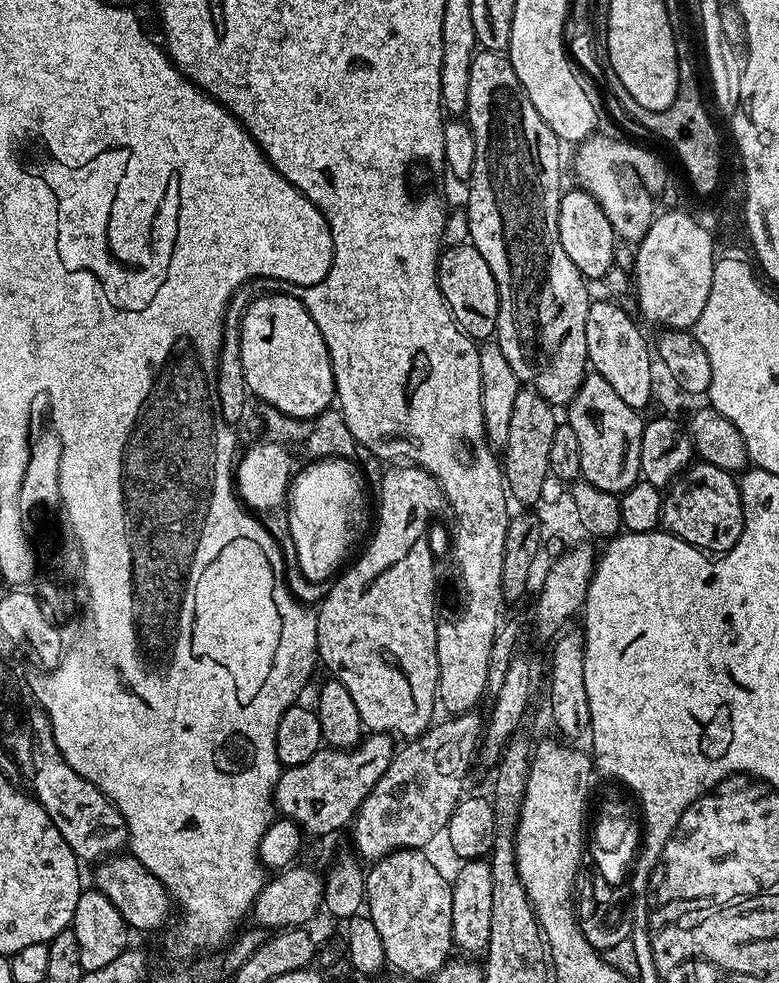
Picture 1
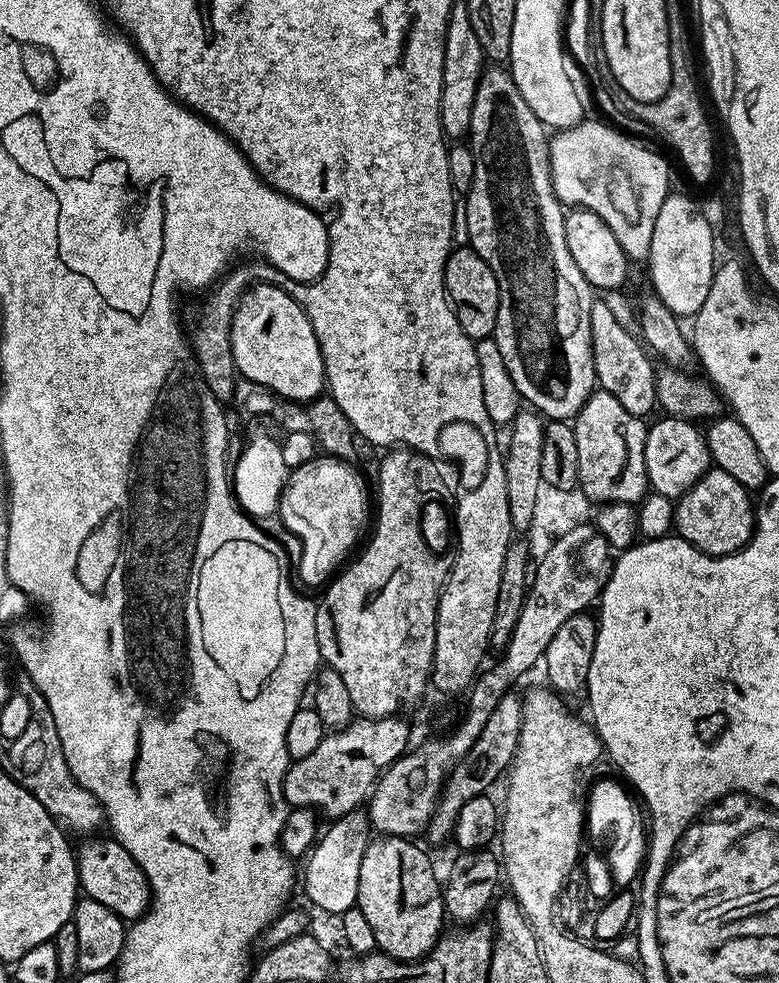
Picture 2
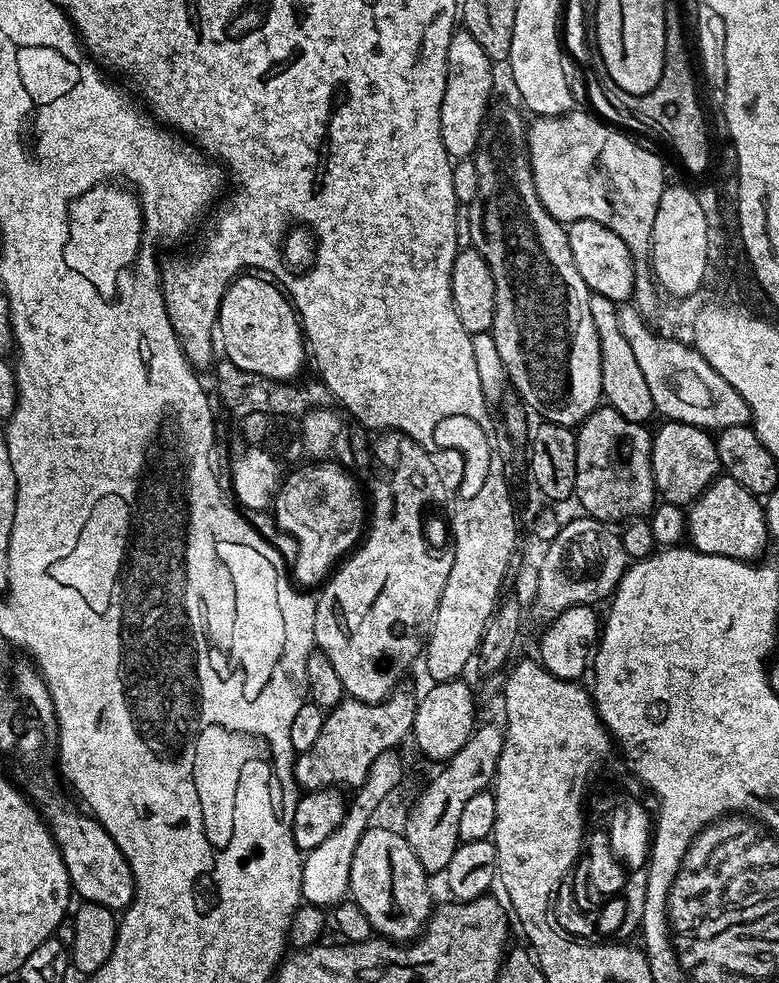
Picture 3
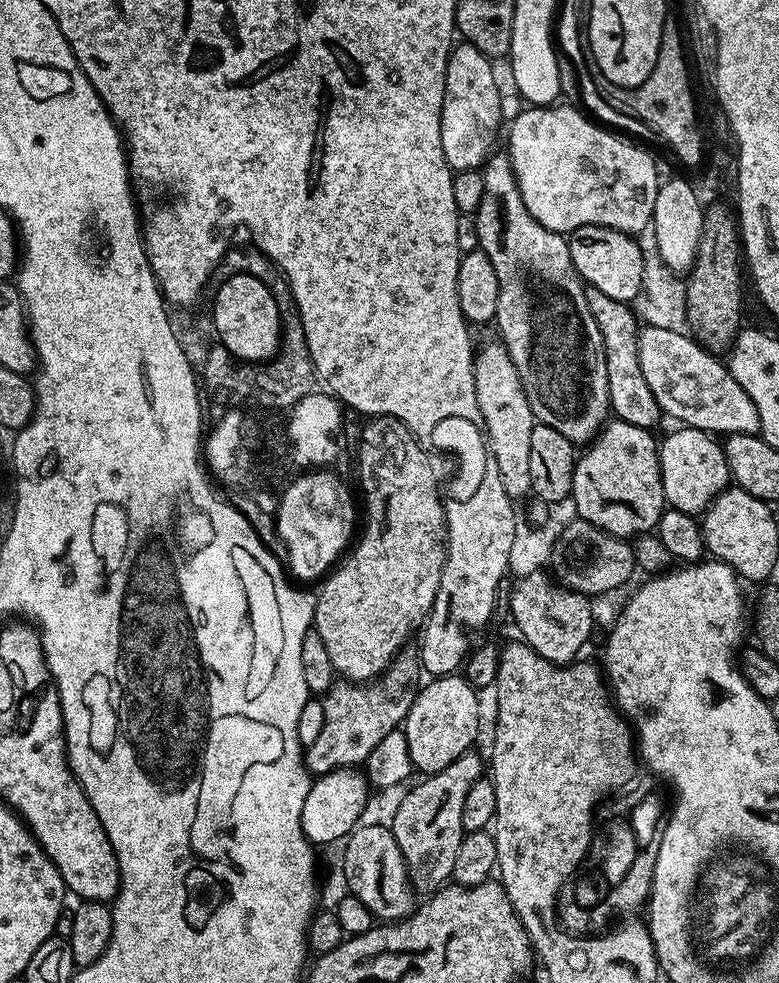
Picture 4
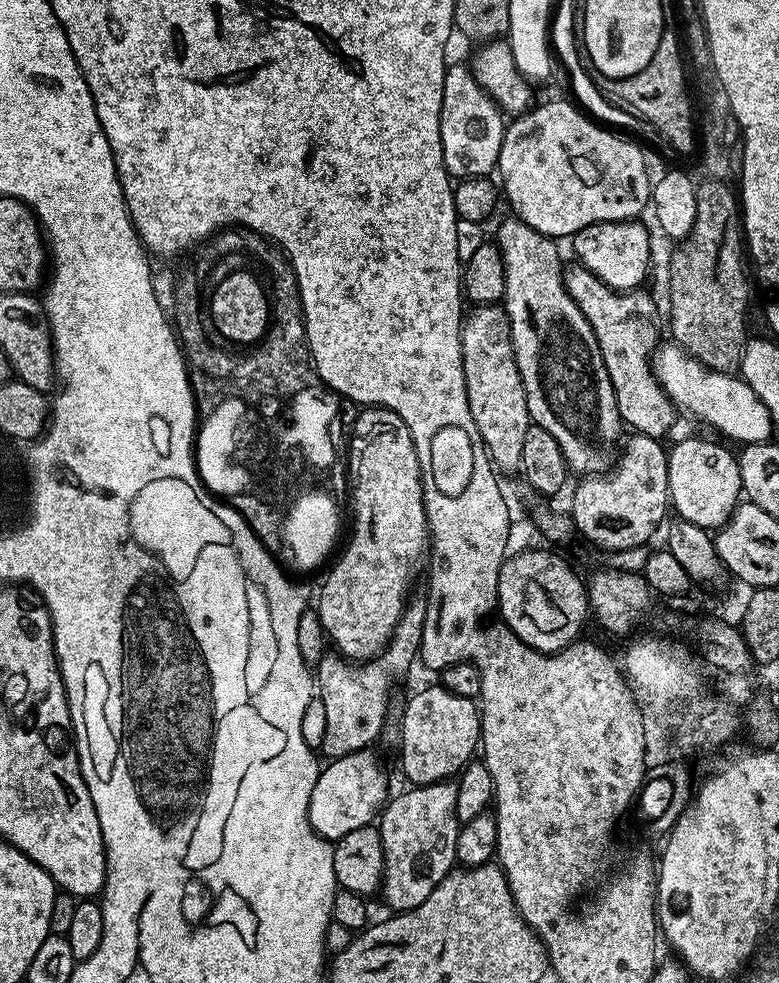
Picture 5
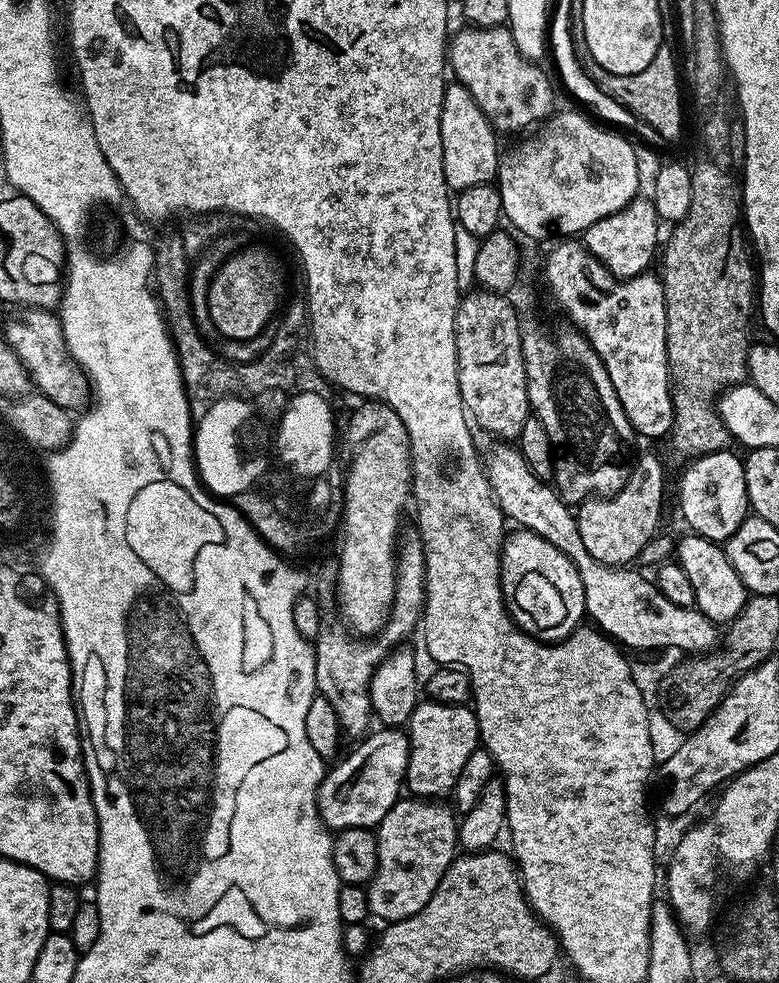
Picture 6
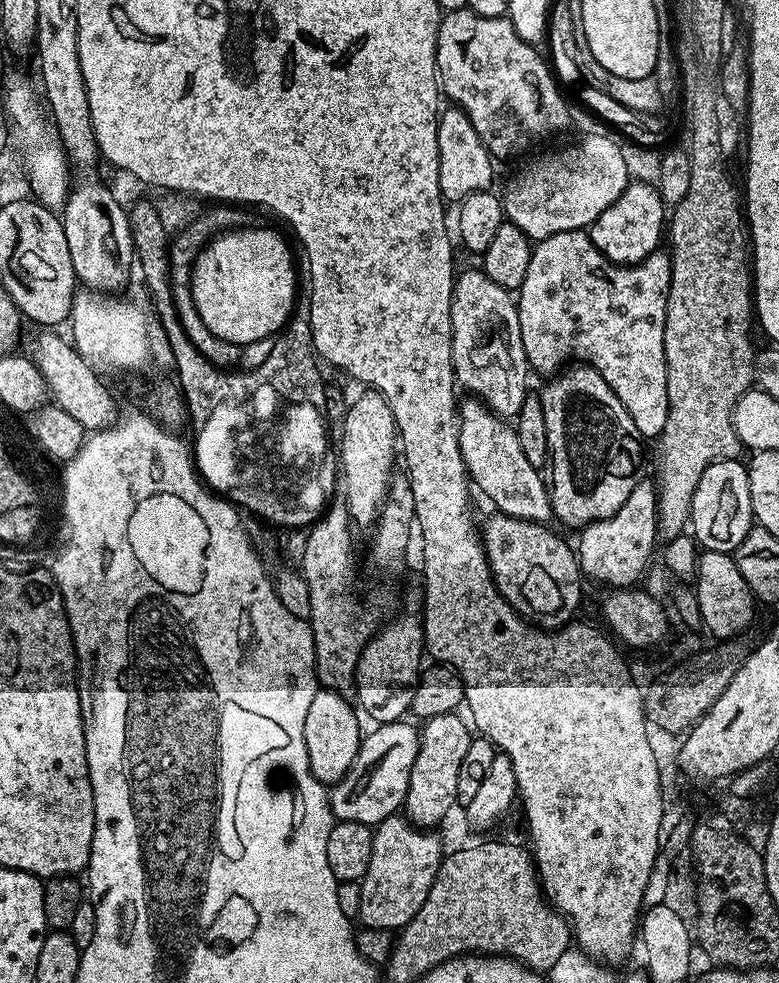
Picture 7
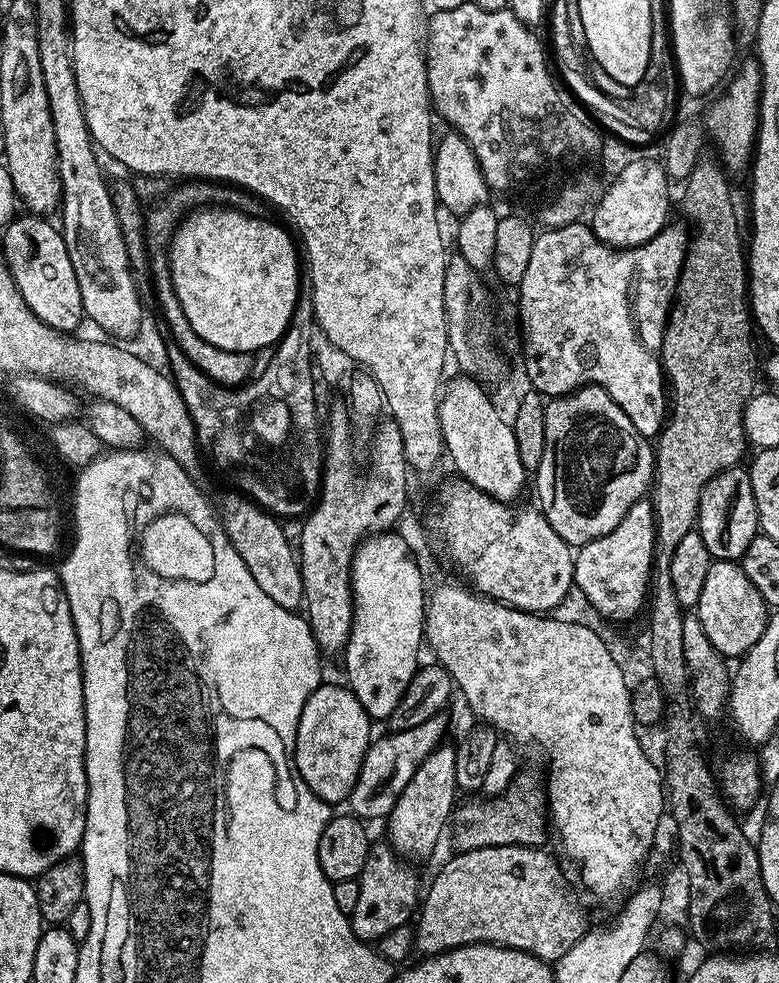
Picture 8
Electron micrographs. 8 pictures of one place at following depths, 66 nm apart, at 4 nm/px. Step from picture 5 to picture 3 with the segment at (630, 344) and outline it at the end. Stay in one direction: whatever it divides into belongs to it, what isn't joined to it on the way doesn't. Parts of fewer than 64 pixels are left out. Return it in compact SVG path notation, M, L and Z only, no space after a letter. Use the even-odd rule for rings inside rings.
M593 295L592 313L594 314L594 326L598 330L600 349L602 350L602 390L603 399L607 407L613 408L622 418L626 418L635 424L648 422L651 416L655 415L655 408L650 395L649 387L642 376L641 367L630 348L630 342L618 326L617 305L605 296Z

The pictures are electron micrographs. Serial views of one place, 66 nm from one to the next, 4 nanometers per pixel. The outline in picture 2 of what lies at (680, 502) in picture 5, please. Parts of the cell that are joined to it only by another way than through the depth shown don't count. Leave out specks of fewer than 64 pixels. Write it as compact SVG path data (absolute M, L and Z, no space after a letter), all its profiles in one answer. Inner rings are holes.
M669 414L661 415L661 420L651 421L648 424L646 434L646 474L648 475L648 487L652 492L662 494L672 501L680 499L698 478L702 478L708 472L712 464L712 455L708 452L708 443L704 441L704 432L696 429L697 426L691 419L681 419L679 416Z

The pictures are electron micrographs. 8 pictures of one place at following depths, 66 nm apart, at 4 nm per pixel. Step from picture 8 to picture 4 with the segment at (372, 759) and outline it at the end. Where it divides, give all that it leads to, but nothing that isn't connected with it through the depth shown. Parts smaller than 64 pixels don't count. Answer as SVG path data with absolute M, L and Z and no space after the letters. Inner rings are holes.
M339 768L315 777L302 806L300 828L313 846L343 841L361 823L360 815L368 804L370 785L367 775L356 768Z

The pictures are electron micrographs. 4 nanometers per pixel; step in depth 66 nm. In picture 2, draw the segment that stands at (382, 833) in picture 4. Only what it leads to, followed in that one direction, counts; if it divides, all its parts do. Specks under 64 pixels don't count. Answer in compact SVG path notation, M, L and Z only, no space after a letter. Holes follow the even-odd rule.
M380 836L369 841L359 864L356 903L374 929L377 949L396 960L424 959L445 927L443 889L434 866L416 842L407 837Z

